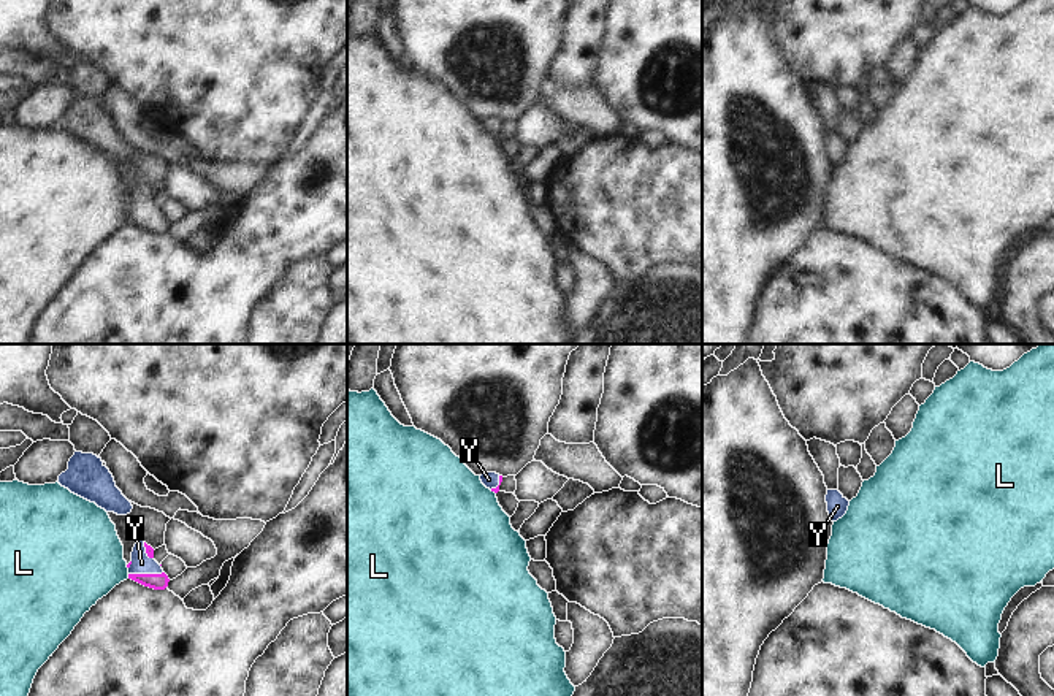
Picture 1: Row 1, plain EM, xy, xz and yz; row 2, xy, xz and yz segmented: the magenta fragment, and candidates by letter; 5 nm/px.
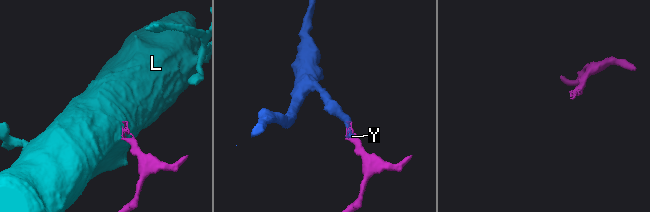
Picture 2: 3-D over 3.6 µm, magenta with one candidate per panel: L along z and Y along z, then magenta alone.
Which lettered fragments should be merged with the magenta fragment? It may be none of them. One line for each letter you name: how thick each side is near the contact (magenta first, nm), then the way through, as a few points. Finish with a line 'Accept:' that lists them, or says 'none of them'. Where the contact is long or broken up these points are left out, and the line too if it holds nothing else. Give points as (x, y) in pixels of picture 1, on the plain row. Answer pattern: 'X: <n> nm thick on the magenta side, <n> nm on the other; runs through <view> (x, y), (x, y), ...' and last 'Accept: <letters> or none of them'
Y: 80 nm thick on the magenta side, 100 nm on the other; runs through xy (152, 225), (145, 219), (141, 208)
Accept: Y

